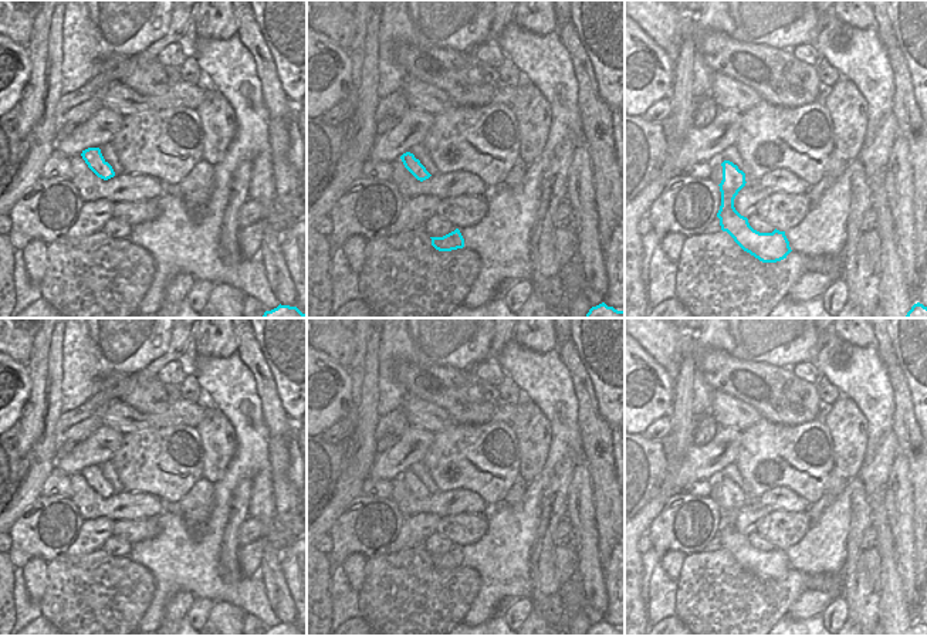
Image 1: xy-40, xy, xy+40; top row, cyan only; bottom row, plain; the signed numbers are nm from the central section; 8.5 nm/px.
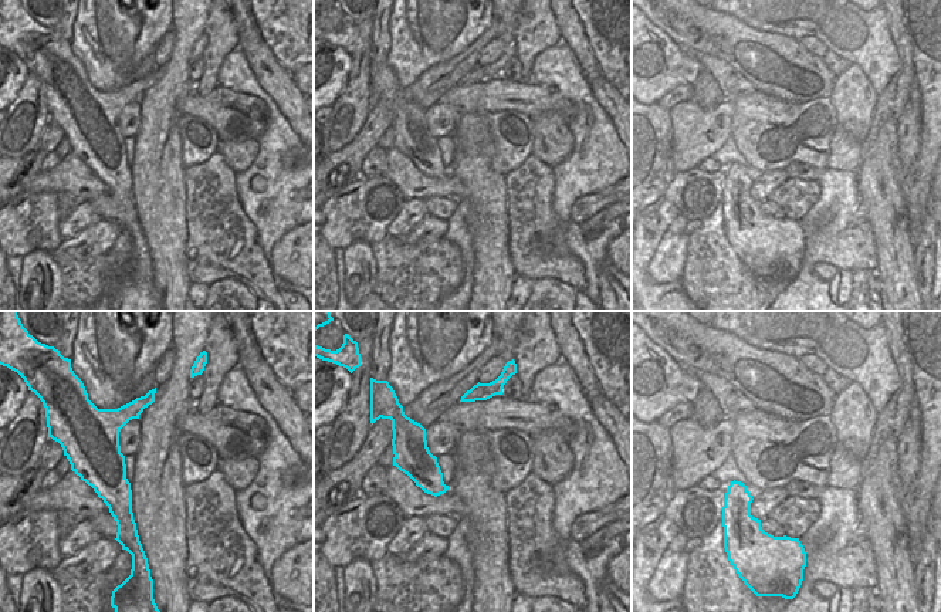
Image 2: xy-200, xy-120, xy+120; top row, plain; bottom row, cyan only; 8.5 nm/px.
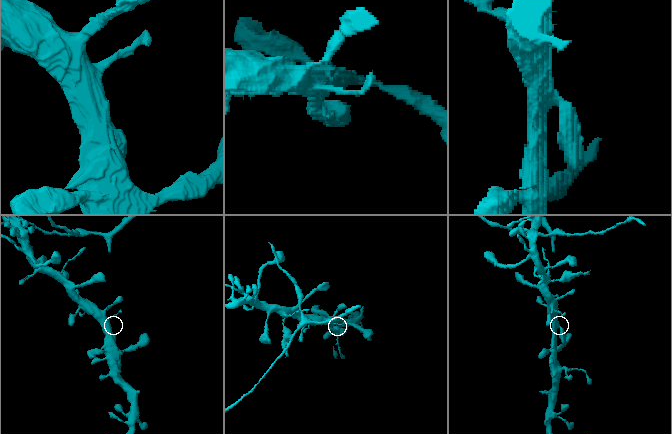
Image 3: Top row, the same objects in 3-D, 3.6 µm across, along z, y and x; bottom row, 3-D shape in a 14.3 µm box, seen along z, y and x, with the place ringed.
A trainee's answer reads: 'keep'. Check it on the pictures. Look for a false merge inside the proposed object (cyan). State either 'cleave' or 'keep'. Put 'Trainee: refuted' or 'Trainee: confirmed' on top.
Trainee: confirmed
keep

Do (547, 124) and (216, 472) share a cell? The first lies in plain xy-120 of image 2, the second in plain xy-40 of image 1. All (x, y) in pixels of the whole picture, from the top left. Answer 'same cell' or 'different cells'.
same cell

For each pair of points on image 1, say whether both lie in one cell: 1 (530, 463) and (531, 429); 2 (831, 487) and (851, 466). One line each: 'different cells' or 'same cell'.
1: same cell
2: different cells

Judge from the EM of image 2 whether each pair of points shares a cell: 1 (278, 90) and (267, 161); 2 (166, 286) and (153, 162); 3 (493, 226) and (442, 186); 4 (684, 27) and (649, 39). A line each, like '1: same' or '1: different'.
1: different
2: same
3: different
4: different

